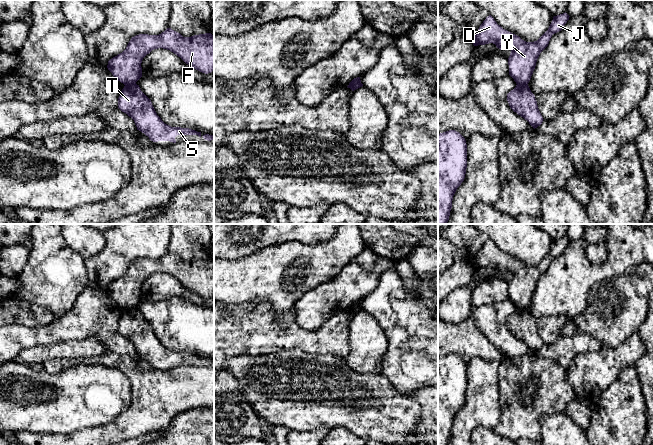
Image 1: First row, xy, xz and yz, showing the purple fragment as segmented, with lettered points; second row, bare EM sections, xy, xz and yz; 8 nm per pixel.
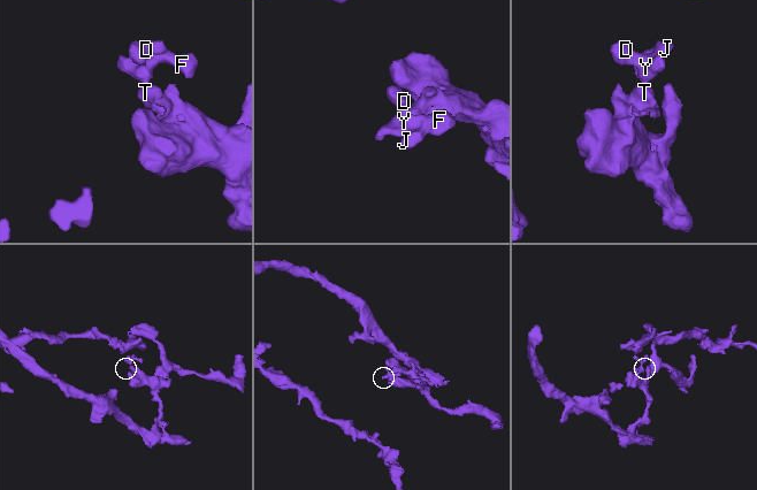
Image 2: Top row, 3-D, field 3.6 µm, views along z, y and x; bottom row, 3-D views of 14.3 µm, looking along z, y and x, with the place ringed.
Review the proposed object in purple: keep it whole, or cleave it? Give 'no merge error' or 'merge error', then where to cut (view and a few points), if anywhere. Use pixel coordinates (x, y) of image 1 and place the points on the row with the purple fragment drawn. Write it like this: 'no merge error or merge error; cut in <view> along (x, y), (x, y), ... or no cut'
merge error; cut in xy along (135, 83), (125, 85)

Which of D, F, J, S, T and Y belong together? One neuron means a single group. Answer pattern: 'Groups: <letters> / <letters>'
Groups: D F J Y / S T

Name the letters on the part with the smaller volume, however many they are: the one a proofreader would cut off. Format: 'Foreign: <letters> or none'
Foreign: D, F, J, Y

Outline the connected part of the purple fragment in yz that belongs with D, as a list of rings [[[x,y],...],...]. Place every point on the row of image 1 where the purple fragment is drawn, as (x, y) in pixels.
[[[566,12],[554,16],[548,30],[537,41],[526,42],[503,29],[489,15],[474,34],[472,43],[474,46],[493,43],[500,50],[509,48],[509,75],[517,85],[528,85],[540,53],[548,46],[552,35],[563,29],[569,17]]]

